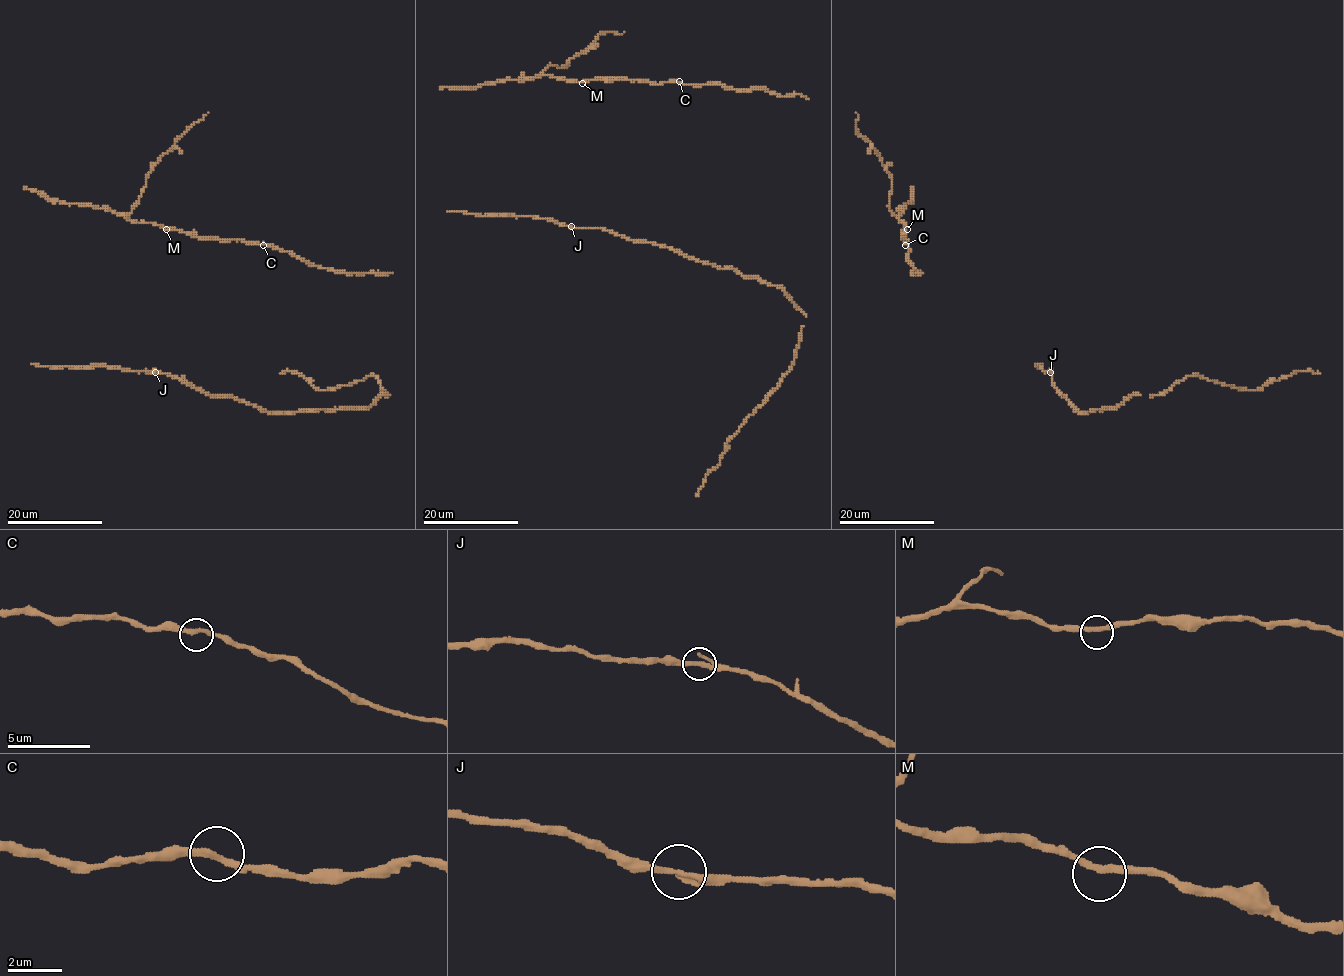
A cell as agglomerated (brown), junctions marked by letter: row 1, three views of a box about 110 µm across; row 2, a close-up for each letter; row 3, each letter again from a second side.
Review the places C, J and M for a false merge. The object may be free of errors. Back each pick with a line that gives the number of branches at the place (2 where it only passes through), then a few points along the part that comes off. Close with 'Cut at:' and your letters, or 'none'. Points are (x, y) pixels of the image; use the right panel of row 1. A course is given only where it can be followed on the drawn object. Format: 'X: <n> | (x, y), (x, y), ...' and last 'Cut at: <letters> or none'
Cut at: none

